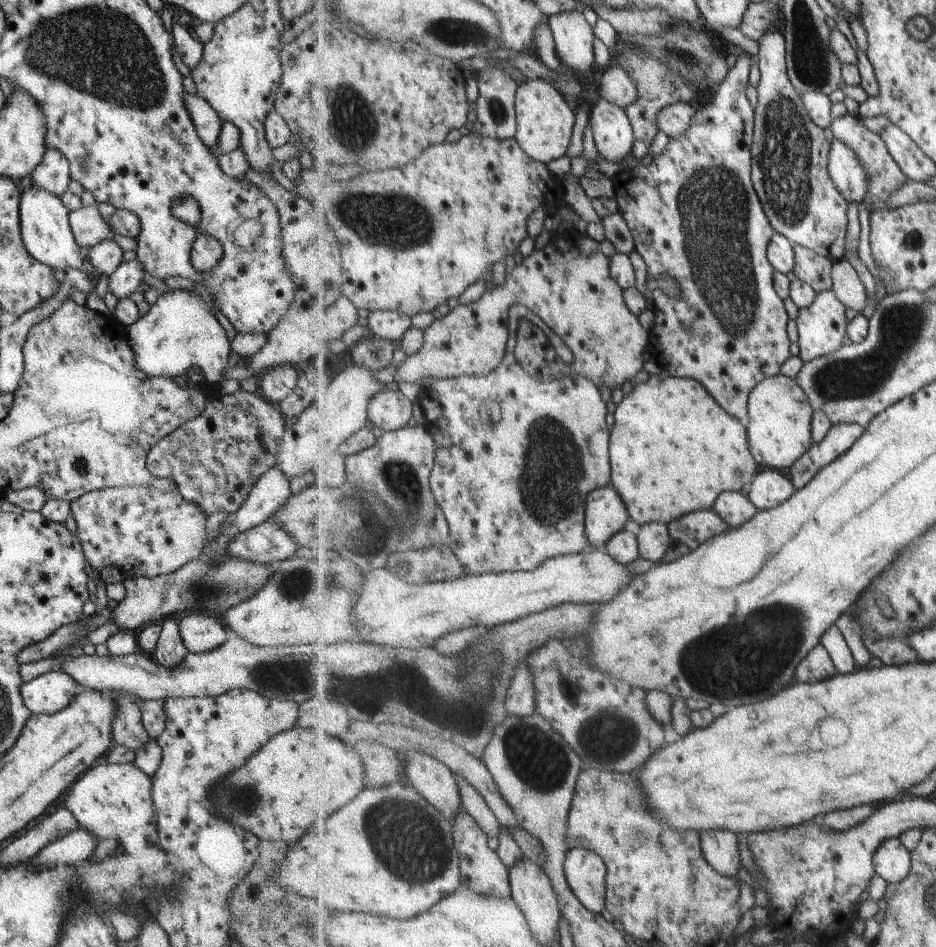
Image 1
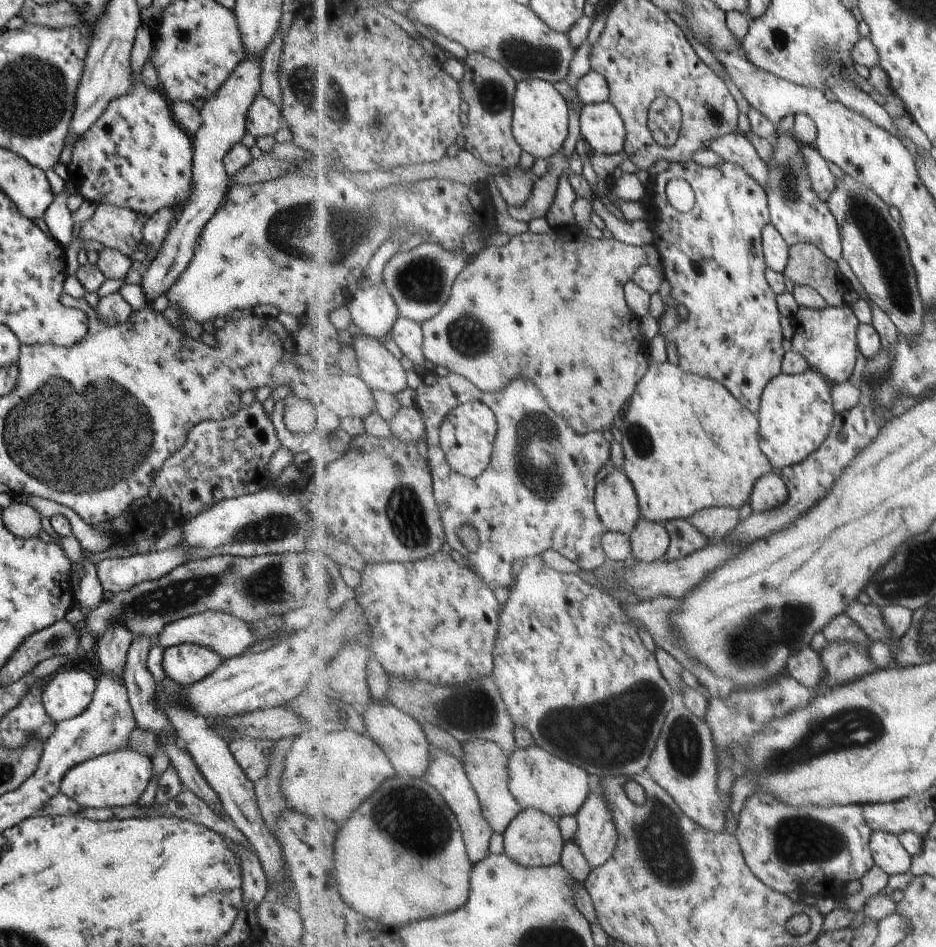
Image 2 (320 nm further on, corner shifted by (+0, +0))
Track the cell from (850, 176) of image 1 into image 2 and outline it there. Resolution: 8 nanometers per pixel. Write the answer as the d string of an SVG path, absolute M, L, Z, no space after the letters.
M802 145L802 158L808 171L813 191L822 202L828 202L837 190L837 177L831 172L827 160L818 152L816 146Z

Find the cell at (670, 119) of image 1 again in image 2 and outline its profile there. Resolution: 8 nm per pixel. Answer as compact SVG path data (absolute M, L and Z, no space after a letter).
M743 133L716 139L709 149L724 157L726 162L740 165L763 189L768 188L768 166Z

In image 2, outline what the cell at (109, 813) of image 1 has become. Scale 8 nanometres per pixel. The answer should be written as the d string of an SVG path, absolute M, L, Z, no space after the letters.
M123 748L84 760L60 778L60 792L81 807L102 809L137 803L151 776L150 758Z

